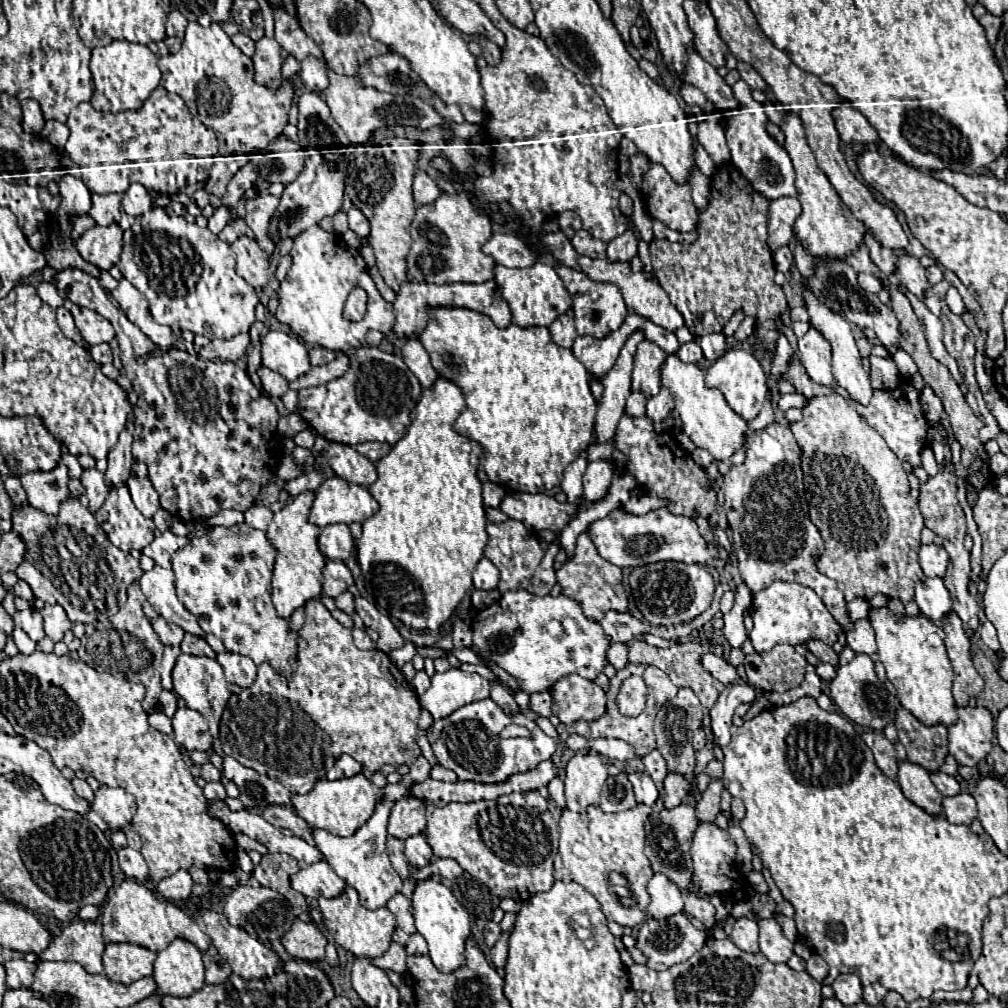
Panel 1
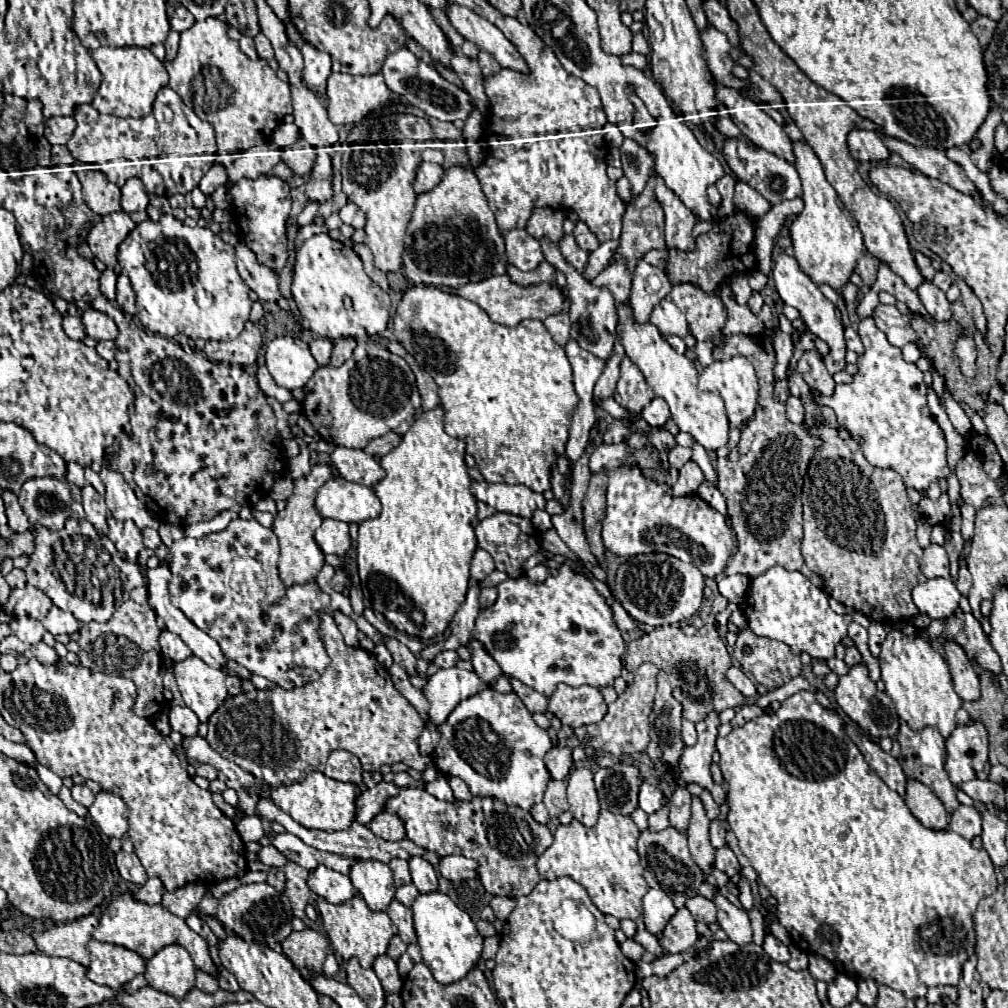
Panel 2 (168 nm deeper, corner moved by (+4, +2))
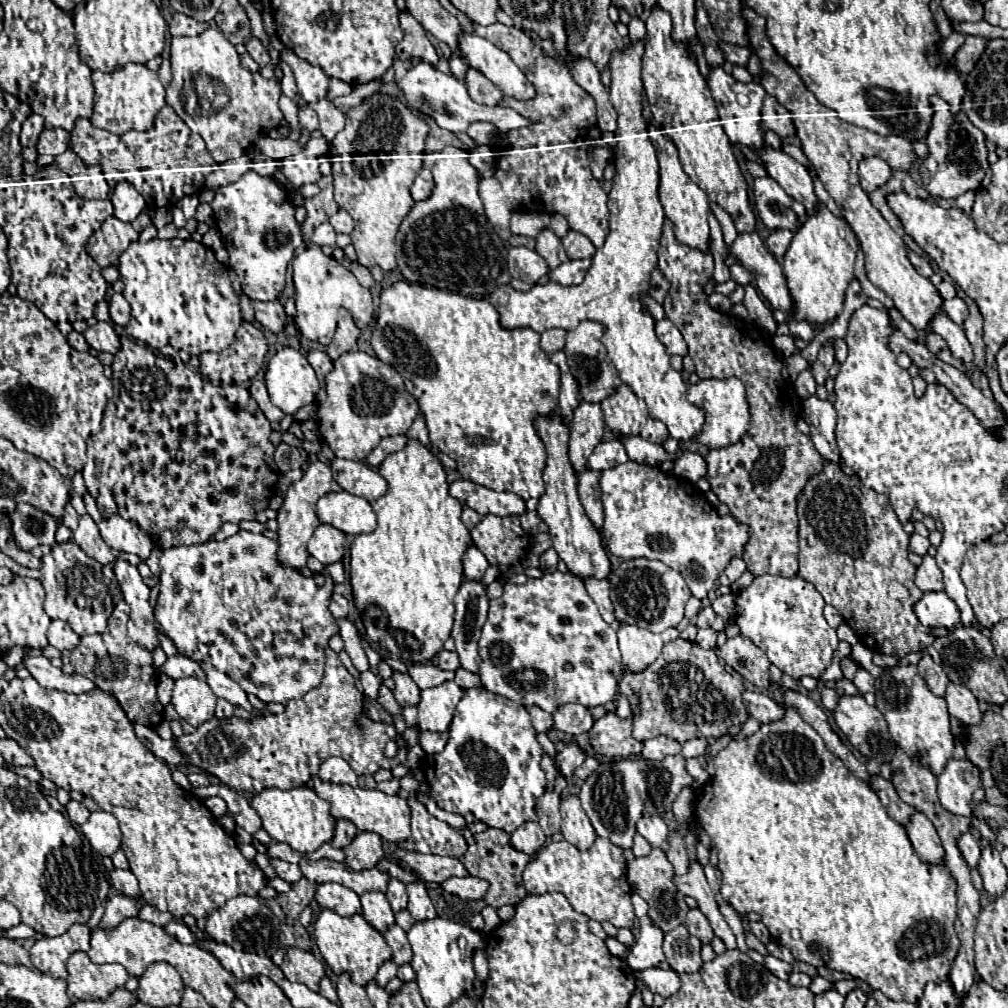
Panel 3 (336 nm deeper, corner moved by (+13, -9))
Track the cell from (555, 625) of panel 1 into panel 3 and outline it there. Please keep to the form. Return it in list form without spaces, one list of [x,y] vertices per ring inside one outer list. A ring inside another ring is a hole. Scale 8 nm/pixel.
[[[561,571],[545,573],[539,579],[527,579],[523,585],[505,583],[503,595],[499,599],[491,599],[489,617],[479,639],[479,655],[483,663],[477,673],[487,691],[525,707],[537,705],[549,713],[557,711],[557,707],[565,703],[581,703],[591,709],[613,701],[623,675],[621,653],[613,627],[599,615],[597,605],[585,591],[581,579]]]

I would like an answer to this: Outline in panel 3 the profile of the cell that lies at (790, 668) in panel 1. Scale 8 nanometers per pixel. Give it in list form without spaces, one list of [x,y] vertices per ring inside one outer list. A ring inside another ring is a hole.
[[[737,635],[733,639],[727,639],[727,643],[717,649],[719,657],[731,665],[745,681],[757,685],[757,687],[769,687],[769,659],[765,659],[765,653],[743,635]]]

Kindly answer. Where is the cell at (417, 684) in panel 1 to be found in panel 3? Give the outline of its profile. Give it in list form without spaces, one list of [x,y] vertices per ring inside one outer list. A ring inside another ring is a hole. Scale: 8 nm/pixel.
[[[425,663],[425,665],[413,665],[409,667],[409,675],[411,679],[419,685],[419,689],[429,689],[429,687],[437,687],[449,679],[455,677],[453,671],[441,671],[437,665],[433,663]]]

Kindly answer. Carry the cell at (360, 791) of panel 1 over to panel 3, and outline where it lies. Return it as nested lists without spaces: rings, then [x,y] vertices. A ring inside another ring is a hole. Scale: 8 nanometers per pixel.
[[[305,785],[293,787],[289,791],[265,789],[251,799],[251,807],[261,817],[263,829],[271,835],[271,839],[275,839],[279,843],[287,843],[299,853],[315,851],[323,843],[333,839],[335,819],[329,813],[329,803],[323,801],[313,789],[307,789]]]

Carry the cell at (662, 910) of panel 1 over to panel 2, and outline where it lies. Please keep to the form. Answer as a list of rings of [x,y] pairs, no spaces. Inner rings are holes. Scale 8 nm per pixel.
[[[650,888],[642,902],[644,902],[646,930],[658,936],[664,930],[666,922],[676,914],[676,906],[670,900],[670,896],[666,892],[662,892],[660,888]]]

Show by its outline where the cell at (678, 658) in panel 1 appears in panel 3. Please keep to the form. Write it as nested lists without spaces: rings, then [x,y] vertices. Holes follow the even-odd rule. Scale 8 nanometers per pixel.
[[[685,639],[667,643],[657,661],[645,671],[625,673],[619,689],[631,703],[631,709],[637,711],[633,715],[633,737],[641,743],[657,735],[667,735],[681,745],[695,737],[721,737],[733,725],[743,725],[749,719],[741,699],[741,691],[745,691],[743,681],[723,669],[715,651],[701,649]]]

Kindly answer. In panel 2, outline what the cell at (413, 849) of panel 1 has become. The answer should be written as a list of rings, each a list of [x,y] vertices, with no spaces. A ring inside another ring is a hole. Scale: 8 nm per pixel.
[[[412,856],[410,858],[410,874],[412,882],[420,892],[432,892],[438,888],[438,878],[428,860],[422,860],[422,856]]]

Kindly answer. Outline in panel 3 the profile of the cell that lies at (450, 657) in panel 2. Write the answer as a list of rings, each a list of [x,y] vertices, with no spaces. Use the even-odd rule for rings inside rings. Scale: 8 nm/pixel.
[[[441,651],[437,657],[437,663],[441,669],[447,669],[447,671],[459,669],[459,659],[457,659],[455,651]]]

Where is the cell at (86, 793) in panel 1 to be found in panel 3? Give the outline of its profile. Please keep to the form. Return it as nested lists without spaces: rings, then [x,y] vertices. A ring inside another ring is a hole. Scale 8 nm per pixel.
[[[71,799],[71,801],[65,805],[65,809],[67,809],[69,819],[71,819],[75,825],[79,825],[79,827],[89,819],[87,807],[85,807],[83,803],[79,803],[79,801],[73,801],[73,799]]]

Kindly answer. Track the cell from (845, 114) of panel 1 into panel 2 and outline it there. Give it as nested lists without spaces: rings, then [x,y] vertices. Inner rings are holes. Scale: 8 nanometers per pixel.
[[[850,130],[848,134],[848,148],[854,160],[866,162],[866,160],[886,160],[890,150],[886,148],[886,144],[882,142],[882,138],[878,136],[878,132],[872,130]]]

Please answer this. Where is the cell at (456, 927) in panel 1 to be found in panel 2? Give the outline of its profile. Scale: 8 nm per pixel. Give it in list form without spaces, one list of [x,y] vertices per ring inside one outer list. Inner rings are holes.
[[[438,890],[418,894],[418,898],[412,904],[412,912],[422,960],[432,970],[434,978],[440,984],[452,984],[464,978],[468,970],[474,968],[482,952],[482,936],[478,934],[476,924],[470,920],[470,916],[464,910],[460,910],[450,896]]]

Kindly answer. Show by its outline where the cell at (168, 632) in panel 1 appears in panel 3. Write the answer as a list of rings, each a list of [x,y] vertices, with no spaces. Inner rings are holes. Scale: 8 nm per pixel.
[[[175,655],[169,657],[165,661],[165,665],[159,669],[161,673],[169,675],[171,679],[183,679],[183,677],[197,677],[197,679],[205,679],[205,671],[201,671],[201,665],[183,657],[183,655]]]

